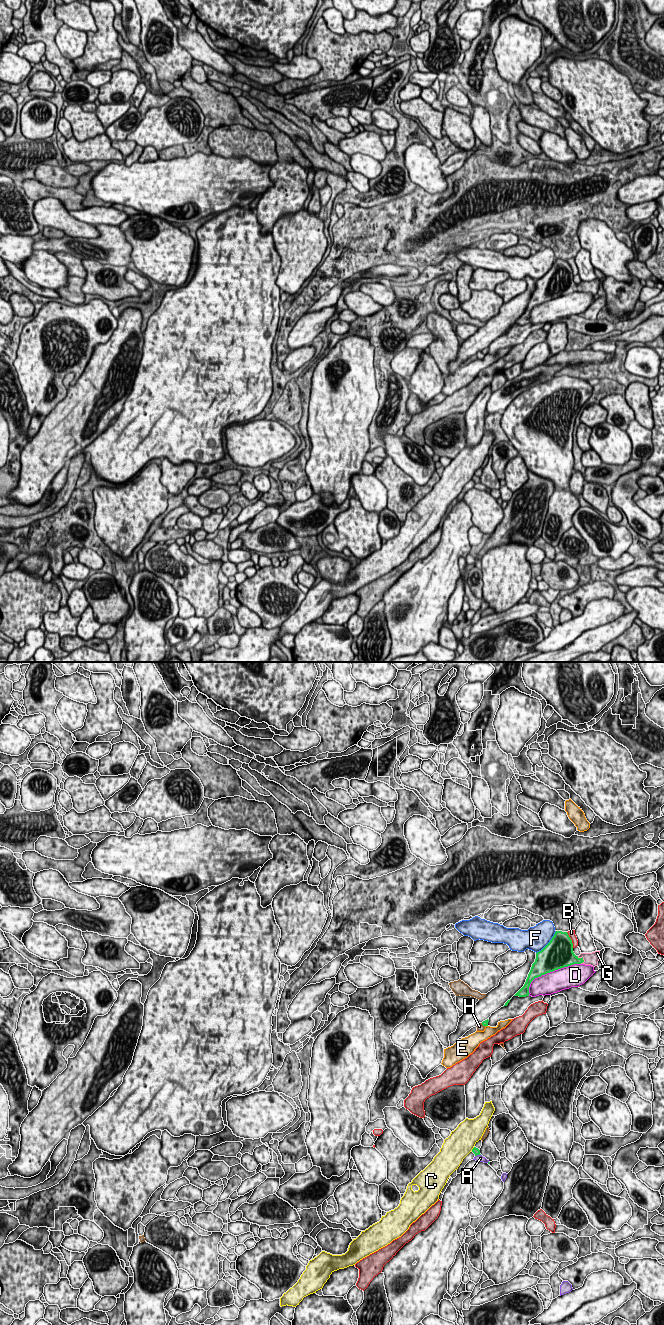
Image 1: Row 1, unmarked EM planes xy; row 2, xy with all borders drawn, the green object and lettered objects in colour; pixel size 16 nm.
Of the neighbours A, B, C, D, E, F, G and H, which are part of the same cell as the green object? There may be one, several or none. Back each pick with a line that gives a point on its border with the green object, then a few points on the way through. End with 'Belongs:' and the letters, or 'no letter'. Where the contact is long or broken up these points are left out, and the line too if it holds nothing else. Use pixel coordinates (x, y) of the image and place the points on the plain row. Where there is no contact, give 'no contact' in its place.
G: contact xy (581, 286); way xy (566, 285), (581, 286), (592, 287)
Belongs: G

